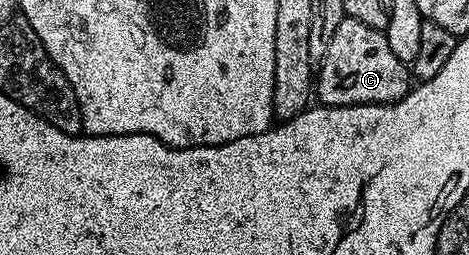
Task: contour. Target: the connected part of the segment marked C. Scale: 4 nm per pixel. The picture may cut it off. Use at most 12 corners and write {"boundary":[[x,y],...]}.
{"boundary":[[345,17],[316,69],[323,105],[393,105],[412,88],[385,32]]}

